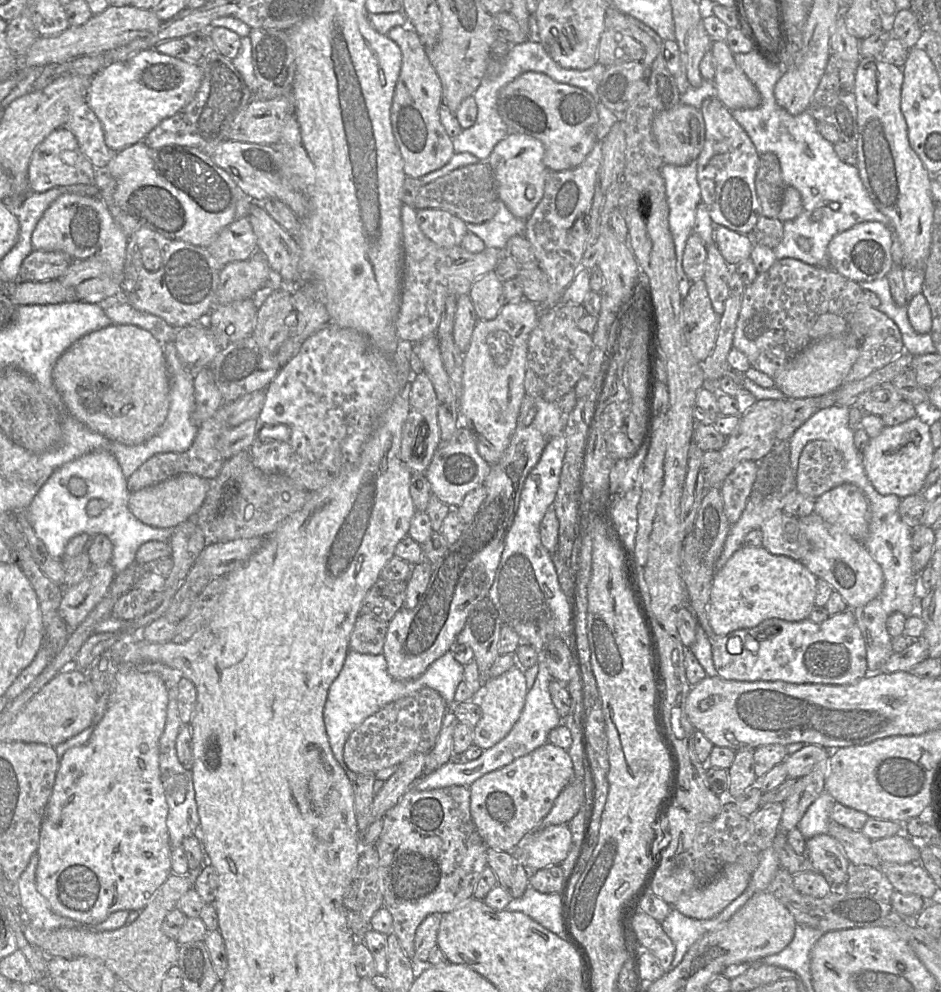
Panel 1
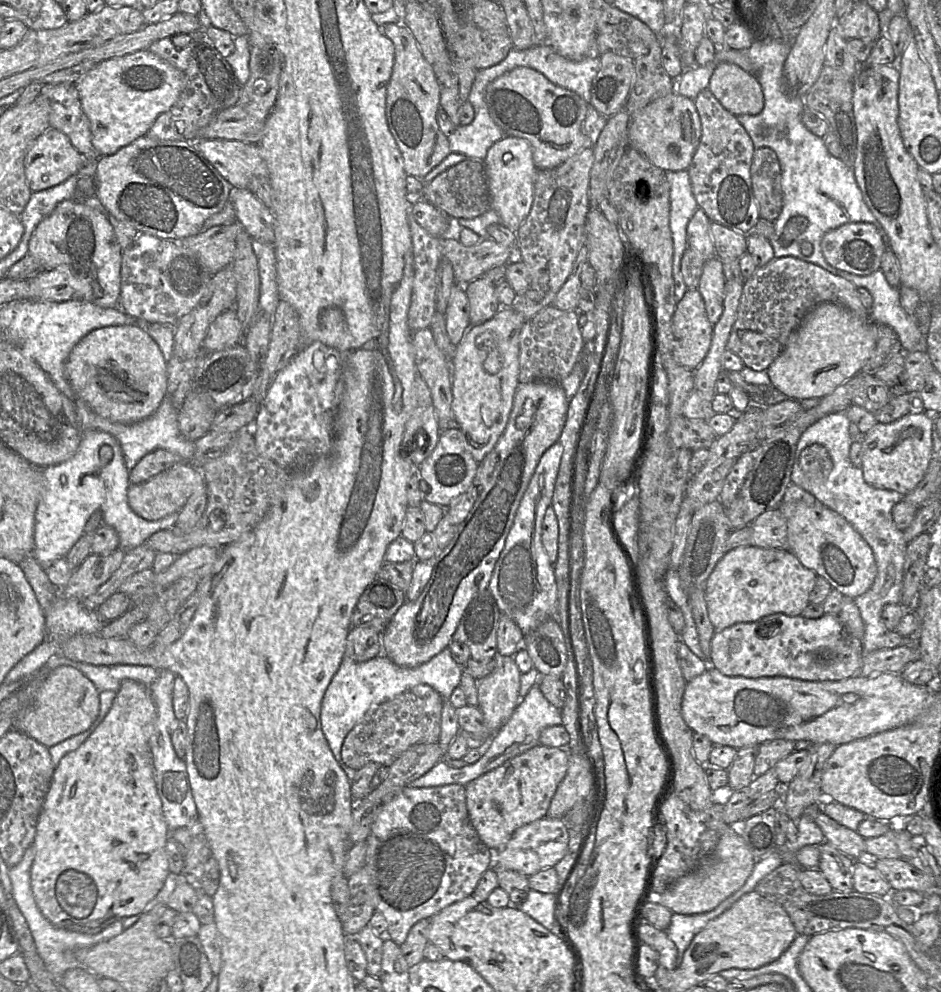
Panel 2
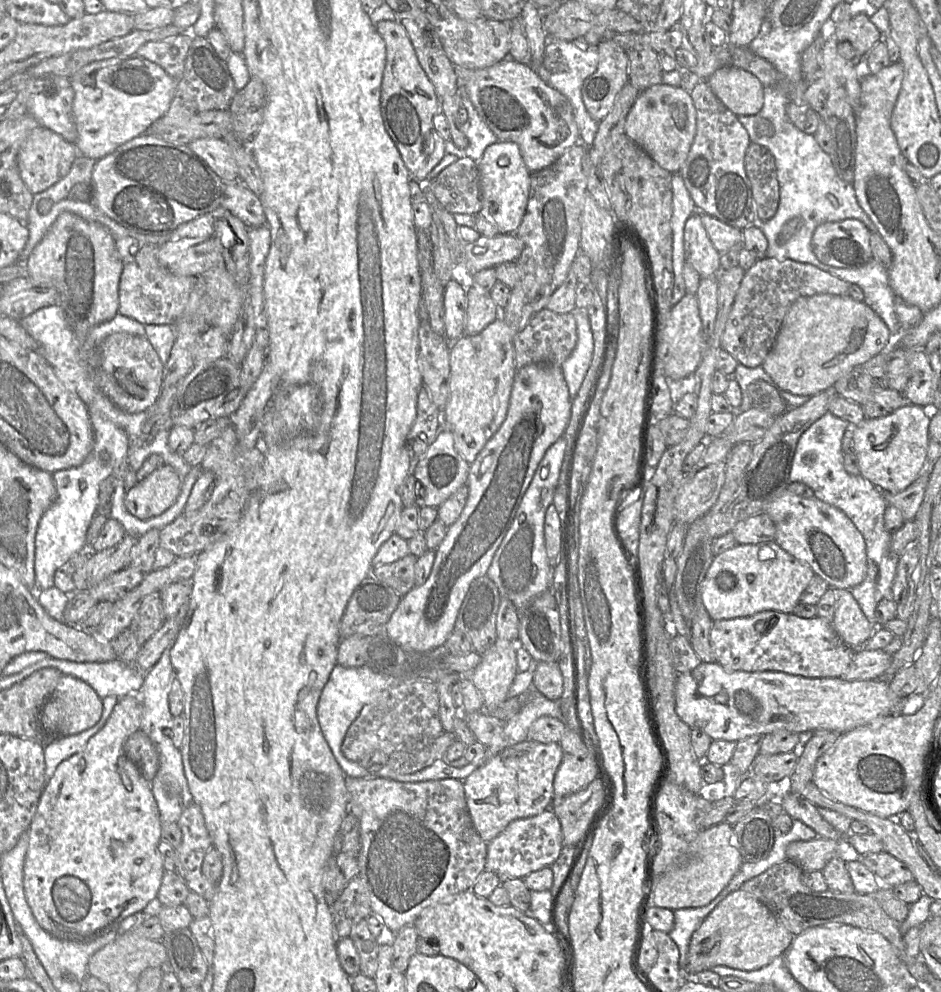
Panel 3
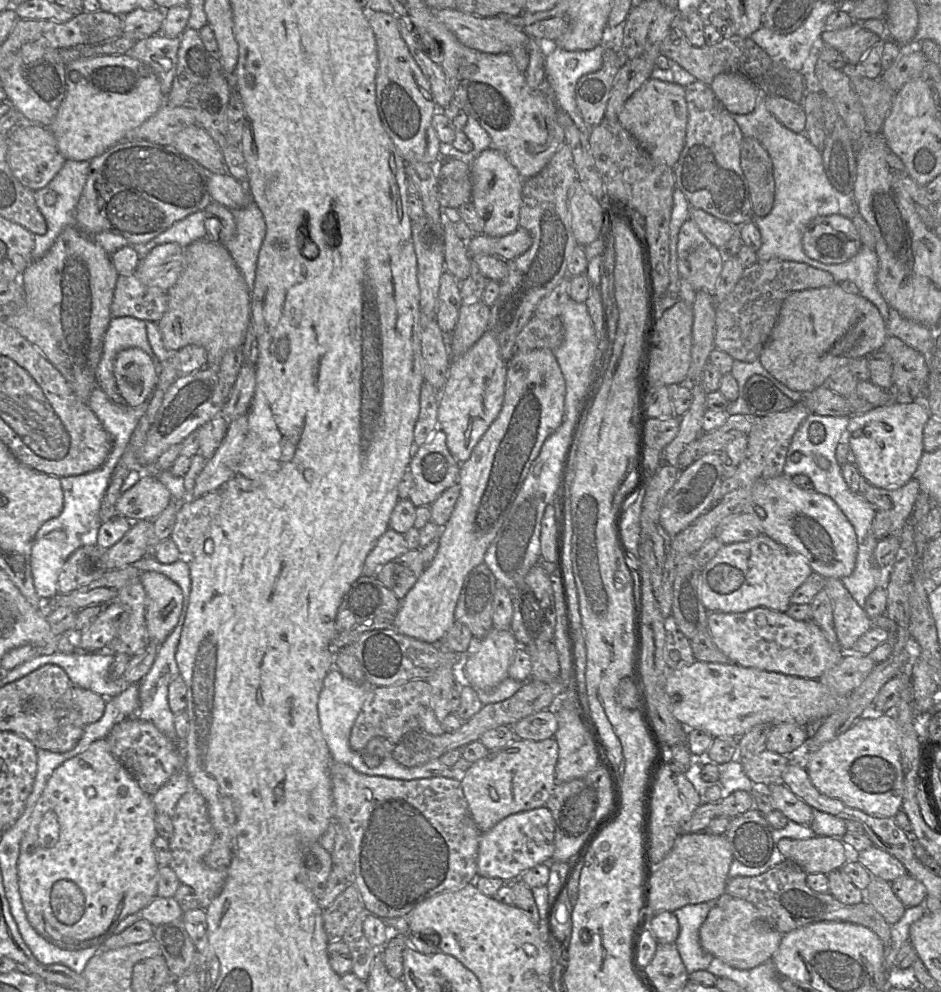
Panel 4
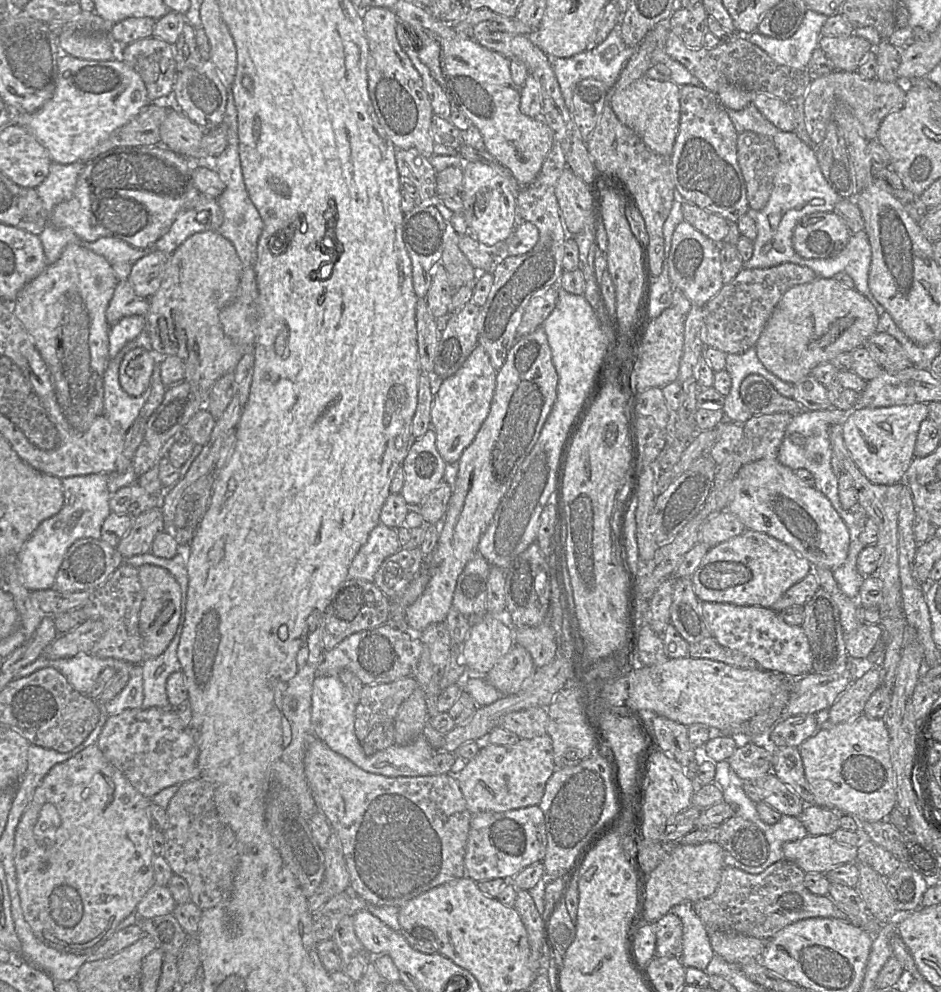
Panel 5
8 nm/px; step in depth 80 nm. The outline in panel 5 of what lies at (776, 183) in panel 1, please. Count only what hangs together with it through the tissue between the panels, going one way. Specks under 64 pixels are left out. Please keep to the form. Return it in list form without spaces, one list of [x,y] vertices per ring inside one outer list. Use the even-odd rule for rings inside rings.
[[[753,131],[738,134],[737,158],[745,184],[749,207],[765,207],[774,185],[779,152],[768,137]]]

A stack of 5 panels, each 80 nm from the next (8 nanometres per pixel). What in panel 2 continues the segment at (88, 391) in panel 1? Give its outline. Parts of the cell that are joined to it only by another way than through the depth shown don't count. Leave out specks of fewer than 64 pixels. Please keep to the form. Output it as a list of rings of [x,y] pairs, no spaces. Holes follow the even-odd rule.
[[[136,325],[91,331],[70,352],[64,372],[76,397],[113,422],[134,423],[147,418],[167,395],[167,362],[155,341]]]

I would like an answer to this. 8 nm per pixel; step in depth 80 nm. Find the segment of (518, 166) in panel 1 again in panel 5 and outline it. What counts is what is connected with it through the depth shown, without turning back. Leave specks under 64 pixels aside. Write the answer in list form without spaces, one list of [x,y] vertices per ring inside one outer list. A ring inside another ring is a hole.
[[[464,162],[462,168],[463,186],[460,197],[464,205],[462,216],[468,226],[468,234],[486,247],[504,243],[520,220],[517,195],[521,186],[512,173],[498,162]]]

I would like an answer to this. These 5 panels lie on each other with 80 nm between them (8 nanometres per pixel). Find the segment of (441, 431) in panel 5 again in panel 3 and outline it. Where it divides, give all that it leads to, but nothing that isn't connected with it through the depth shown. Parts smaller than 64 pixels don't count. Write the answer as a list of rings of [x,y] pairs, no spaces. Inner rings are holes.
[[[498,317],[480,333],[472,336],[463,334],[450,342],[449,396],[441,411],[441,420],[453,434],[456,451],[469,464],[475,461],[506,418],[517,371],[514,351],[516,334]]]

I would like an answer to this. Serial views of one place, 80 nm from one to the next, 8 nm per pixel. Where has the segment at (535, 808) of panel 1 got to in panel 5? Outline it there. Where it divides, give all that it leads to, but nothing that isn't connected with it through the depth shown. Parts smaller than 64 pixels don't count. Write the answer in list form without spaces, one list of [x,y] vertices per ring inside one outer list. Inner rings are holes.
[[[546,733],[532,739],[519,739],[515,744],[482,743],[478,754],[469,760],[457,779],[467,807],[472,814],[506,812],[539,805],[547,781],[555,771],[553,742]]]

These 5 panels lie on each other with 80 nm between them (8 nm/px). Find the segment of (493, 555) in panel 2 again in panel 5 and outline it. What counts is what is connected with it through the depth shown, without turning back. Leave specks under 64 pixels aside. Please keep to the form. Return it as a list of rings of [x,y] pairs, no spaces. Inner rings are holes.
[[[543,326],[516,338],[508,351],[504,365],[497,371],[496,386],[490,412],[472,443],[464,450],[457,463],[457,479],[444,519],[439,525],[439,539],[431,554],[425,556],[431,577],[421,596],[406,610],[407,629],[419,635],[427,626],[443,622],[453,606],[453,596],[459,575],[478,551],[481,536],[493,516],[525,458],[536,444],[545,421],[557,398],[558,374]]]

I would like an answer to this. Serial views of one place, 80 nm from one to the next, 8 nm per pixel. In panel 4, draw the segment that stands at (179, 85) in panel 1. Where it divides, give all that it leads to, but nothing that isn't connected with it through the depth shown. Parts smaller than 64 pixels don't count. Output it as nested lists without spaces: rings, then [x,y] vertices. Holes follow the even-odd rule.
[[[127,54],[98,56],[98,57],[92,57],[70,62],[65,66],[65,81],[66,81],[65,97],[62,103],[60,104],[57,114],[55,115],[51,125],[48,128],[54,135],[58,145],[58,149],[66,160],[91,161],[93,158],[104,153],[110,147],[124,140],[126,135],[130,131],[143,124],[148,118],[150,118],[153,114],[155,114],[159,110],[159,108],[164,104],[165,97],[160,90],[160,84],[155,73],[147,65],[132,58]]]

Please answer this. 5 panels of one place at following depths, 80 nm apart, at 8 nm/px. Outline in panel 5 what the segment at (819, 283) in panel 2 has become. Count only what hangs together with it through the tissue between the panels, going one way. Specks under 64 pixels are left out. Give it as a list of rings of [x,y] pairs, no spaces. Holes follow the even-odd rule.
[[[783,263],[769,268],[743,268],[703,306],[704,324],[700,332],[702,342],[705,347],[713,347],[726,354],[739,354],[755,347],[784,293],[816,278],[818,275],[813,270],[794,263]]]

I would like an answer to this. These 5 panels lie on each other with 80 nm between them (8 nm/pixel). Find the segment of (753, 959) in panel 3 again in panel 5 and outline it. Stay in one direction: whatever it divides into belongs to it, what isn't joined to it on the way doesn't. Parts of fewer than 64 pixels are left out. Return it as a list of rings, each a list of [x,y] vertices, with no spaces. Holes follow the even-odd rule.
[[[709,932],[714,953],[730,964],[739,964],[745,958],[759,959],[765,949],[764,940],[733,932]]]

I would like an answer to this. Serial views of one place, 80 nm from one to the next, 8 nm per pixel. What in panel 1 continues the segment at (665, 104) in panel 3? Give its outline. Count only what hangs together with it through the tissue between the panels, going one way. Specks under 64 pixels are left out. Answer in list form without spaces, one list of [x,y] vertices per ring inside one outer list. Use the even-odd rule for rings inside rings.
[[[681,102],[657,114],[652,131],[665,164],[684,166],[695,161],[705,142],[700,109]]]

